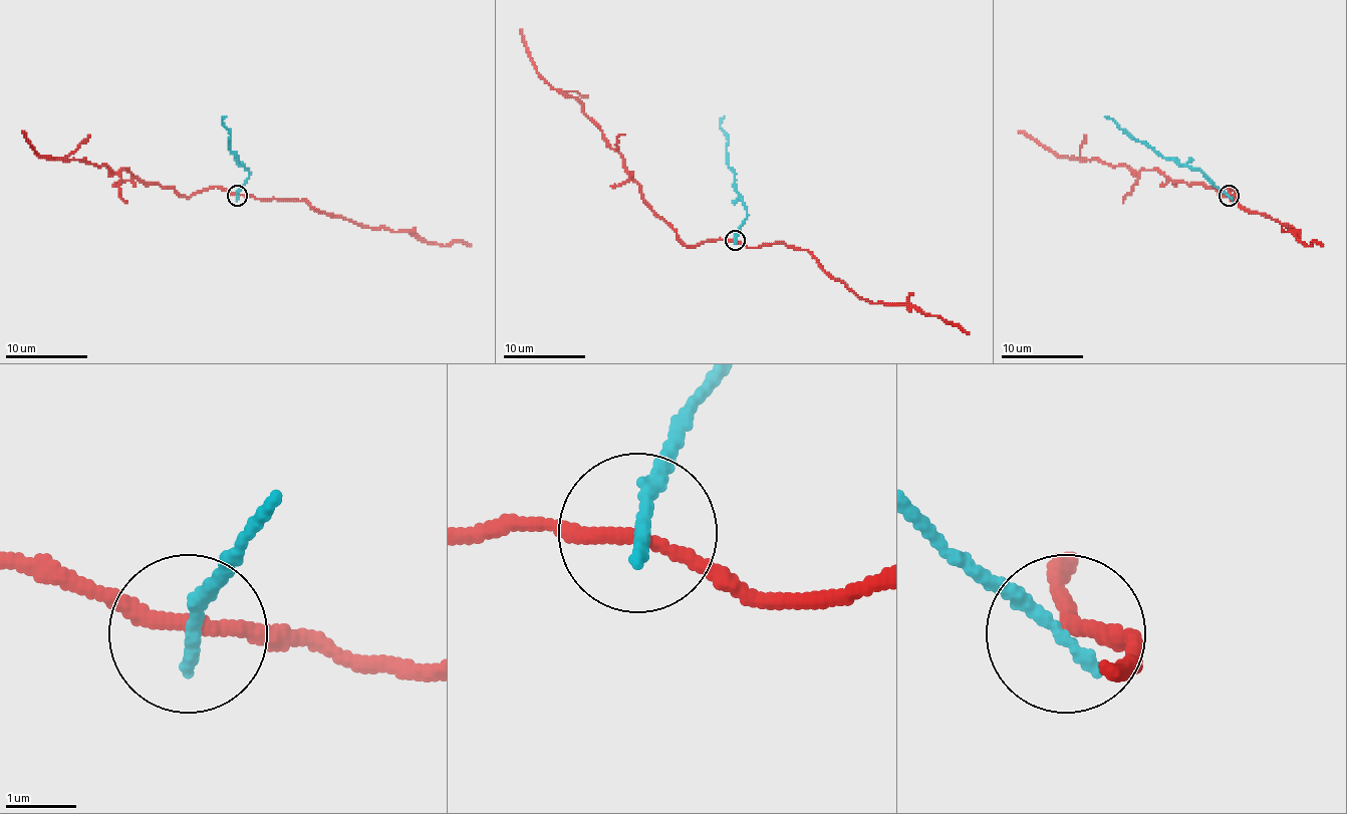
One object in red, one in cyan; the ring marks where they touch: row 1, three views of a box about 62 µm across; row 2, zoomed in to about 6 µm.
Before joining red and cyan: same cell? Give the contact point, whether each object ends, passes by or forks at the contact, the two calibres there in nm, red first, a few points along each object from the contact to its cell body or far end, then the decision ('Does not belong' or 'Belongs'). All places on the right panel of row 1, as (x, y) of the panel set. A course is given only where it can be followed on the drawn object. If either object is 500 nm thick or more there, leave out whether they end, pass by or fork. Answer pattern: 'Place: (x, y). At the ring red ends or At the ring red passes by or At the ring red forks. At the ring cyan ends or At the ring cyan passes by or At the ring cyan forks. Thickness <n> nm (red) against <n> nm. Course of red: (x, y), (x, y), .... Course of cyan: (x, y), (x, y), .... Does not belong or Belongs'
Place: (1229, 195). At the ring red passes by. At the ring cyan ends. Thickness 200 nm (red) against 200 nm. Course of red: (1228, 195), (1231, 187), (1235, 197), (1172, 183), (1158, 170), (1061, 158), (1018, 130). Course of cyan: (1228, 195), (1199, 170), (1162, 158), (1104, 116). Does not belong

